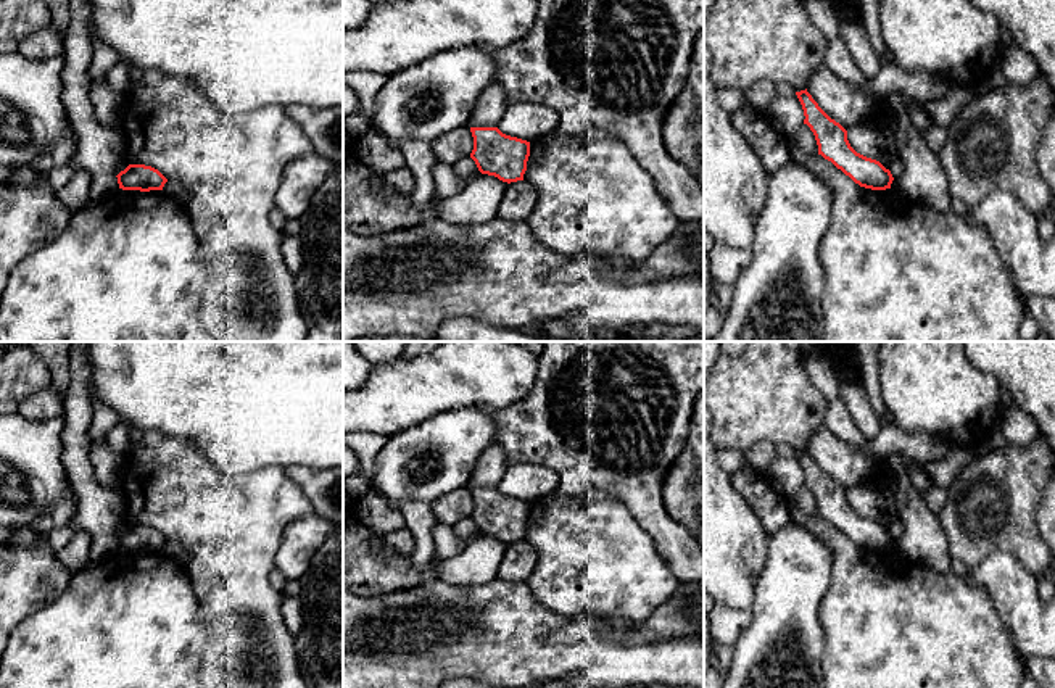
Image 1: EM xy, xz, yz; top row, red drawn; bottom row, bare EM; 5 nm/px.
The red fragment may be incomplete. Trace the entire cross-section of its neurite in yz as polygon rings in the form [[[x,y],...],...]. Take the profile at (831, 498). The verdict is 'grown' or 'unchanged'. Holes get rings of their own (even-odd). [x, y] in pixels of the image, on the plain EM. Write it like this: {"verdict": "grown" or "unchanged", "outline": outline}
{"verdict": "unchanged", "outline": [[[807,450],[796,453],[796,456],[804,470],[804,485],[815,496],[818,516],[831,522],[860,548],[871,551],[891,549],[894,538],[889,530],[879,522],[857,514],[847,501],[847,491],[818,467]]]}

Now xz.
{"verdict": "unchanged", "outline": [[[470,488],[474,511],[470,519],[482,535],[503,543],[523,541],[530,503],[503,495],[498,488]]]}

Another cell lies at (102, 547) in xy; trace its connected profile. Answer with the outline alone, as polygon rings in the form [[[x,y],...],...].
[[[72,342],[69,346],[69,390],[63,398],[63,466],[77,496],[72,527],[92,535],[87,566],[97,566],[119,551],[116,530],[126,519],[126,496],[100,485],[93,475],[89,435],[93,398],[89,393],[87,343]]]

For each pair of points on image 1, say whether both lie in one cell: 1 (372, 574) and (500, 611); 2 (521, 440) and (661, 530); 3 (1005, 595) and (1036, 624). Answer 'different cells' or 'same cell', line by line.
1: different cells
2: same cell
3: same cell

